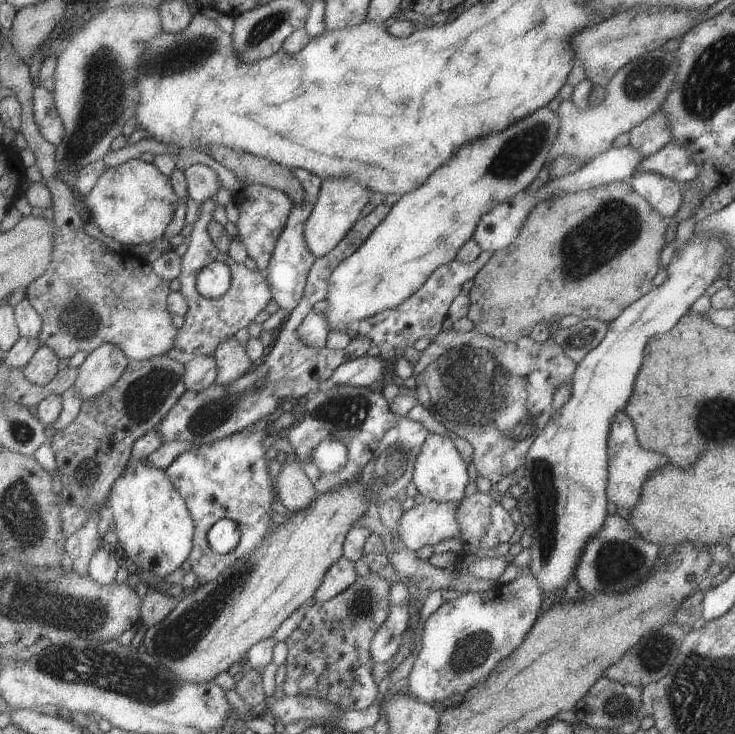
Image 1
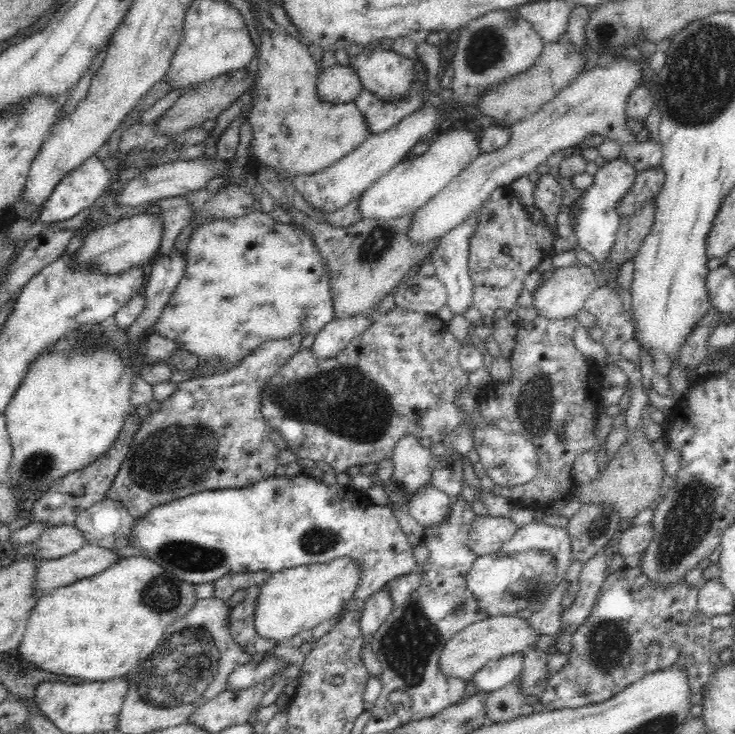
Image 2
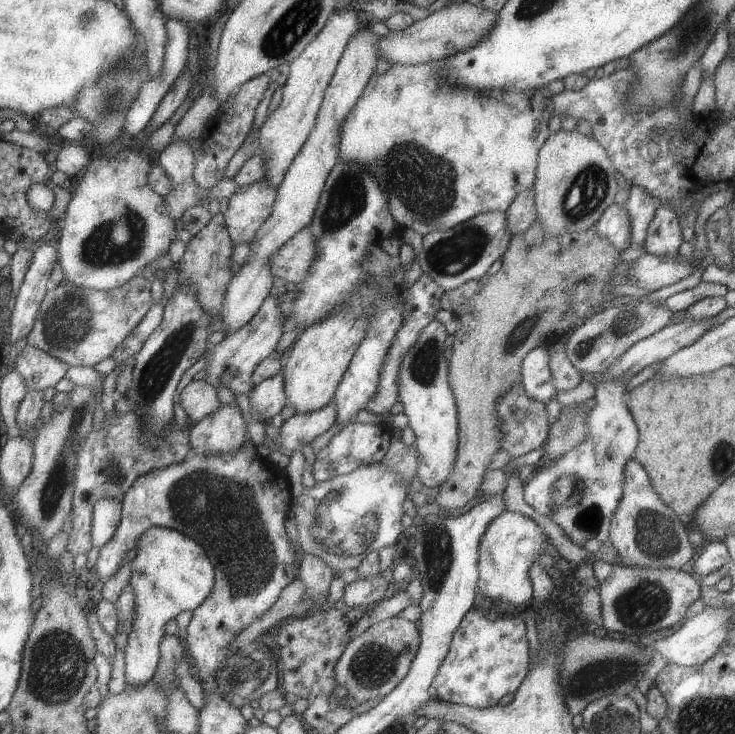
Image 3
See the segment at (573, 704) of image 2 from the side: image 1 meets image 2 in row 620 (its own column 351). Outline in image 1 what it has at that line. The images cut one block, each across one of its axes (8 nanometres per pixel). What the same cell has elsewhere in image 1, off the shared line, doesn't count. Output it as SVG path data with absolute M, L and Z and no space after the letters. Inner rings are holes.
M377 574L356 576L356 579L325 602L315 601L307 606L306 613L295 630L284 640L287 647L285 676L282 689L285 695L302 695L320 698L330 705L345 709L347 705L357 710L365 710L380 695L377 683L371 677L374 665L370 655L370 640L374 632L383 624L390 609L390 582Z

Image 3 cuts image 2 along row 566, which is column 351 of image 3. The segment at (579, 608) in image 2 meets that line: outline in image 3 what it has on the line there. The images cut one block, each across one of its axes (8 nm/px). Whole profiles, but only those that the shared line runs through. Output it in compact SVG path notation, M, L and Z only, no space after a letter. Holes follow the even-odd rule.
M380 574L374 578L365 580L355 580L345 585L343 590L343 603L353 609L371 608L388 596L387 587L390 581L384 580Z

